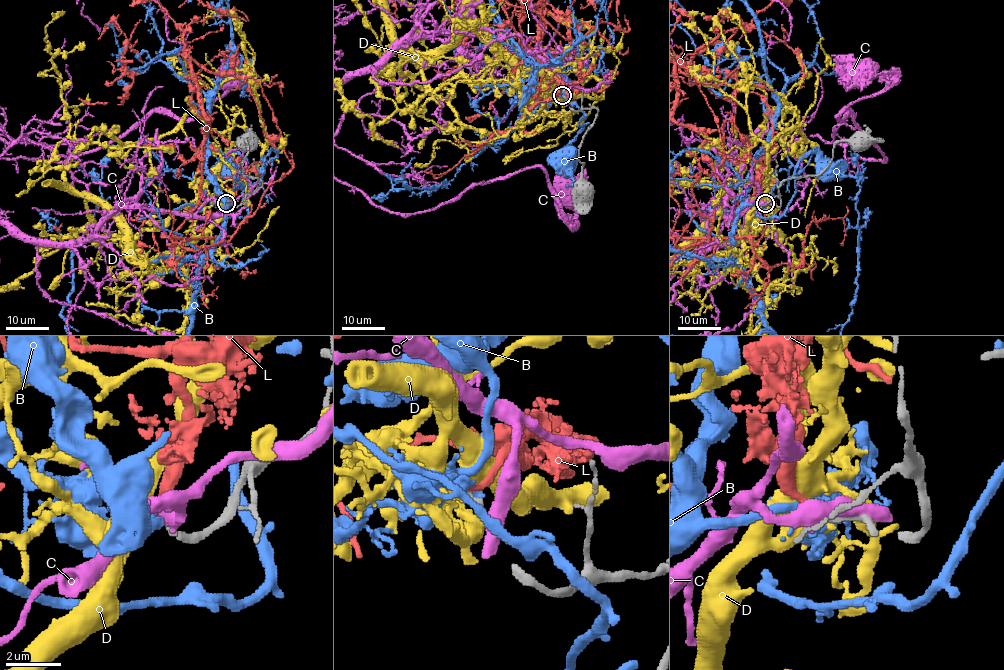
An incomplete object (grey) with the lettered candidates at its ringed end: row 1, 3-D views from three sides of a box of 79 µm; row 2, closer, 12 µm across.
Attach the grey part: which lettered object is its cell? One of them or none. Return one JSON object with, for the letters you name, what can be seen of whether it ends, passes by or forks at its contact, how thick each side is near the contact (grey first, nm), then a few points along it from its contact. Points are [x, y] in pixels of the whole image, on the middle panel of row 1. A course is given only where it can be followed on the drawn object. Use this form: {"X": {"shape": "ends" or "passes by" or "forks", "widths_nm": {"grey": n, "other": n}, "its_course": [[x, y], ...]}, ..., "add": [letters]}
{"add": []}

